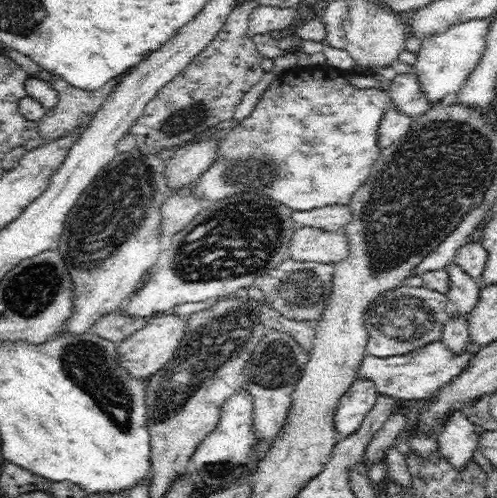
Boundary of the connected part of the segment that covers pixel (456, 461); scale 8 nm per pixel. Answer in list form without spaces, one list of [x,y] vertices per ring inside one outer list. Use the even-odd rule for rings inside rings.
[[[452,410],[446,416],[446,422],[438,434],[439,453],[444,456],[452,468],[464,470],[479,447],[479,436],[474,432],[475,425],[460,410]]]

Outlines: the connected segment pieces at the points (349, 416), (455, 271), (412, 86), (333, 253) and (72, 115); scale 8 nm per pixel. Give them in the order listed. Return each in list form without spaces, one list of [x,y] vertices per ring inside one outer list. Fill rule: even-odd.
[[[357,378],[340,398],[335,414],[335,428],[339,438],[350,437],[360,429],[364,416],[376,404],[379,392],[371,380]]]
[[[452,263],[447,266],[448,278],[450,280],[450,291],[445,295],[448,302],[446,303],[449,316],[461,316],[467,318],[472,312],[472,308],[479,302],[480,288],[474,278],[466,274],[460,266]]]
[[[415,72],[397,74],[391,81],[387,93],[395,107],[412,118],[422,116],[431,106],[422,92]]]
[[[297,227],[291,238],[289,253],[298,262],[335,264],[349,254],[348,237],[344,229],[326,231],[312,227]]]
[[[45,74],[44,77],[56,90],[58,100],[41,118],[38,134],[52,140],[73,133],[88,122],[120,81],[119,78],[112,78],[102,88],[88,91],[72,86],[57,74]]]

